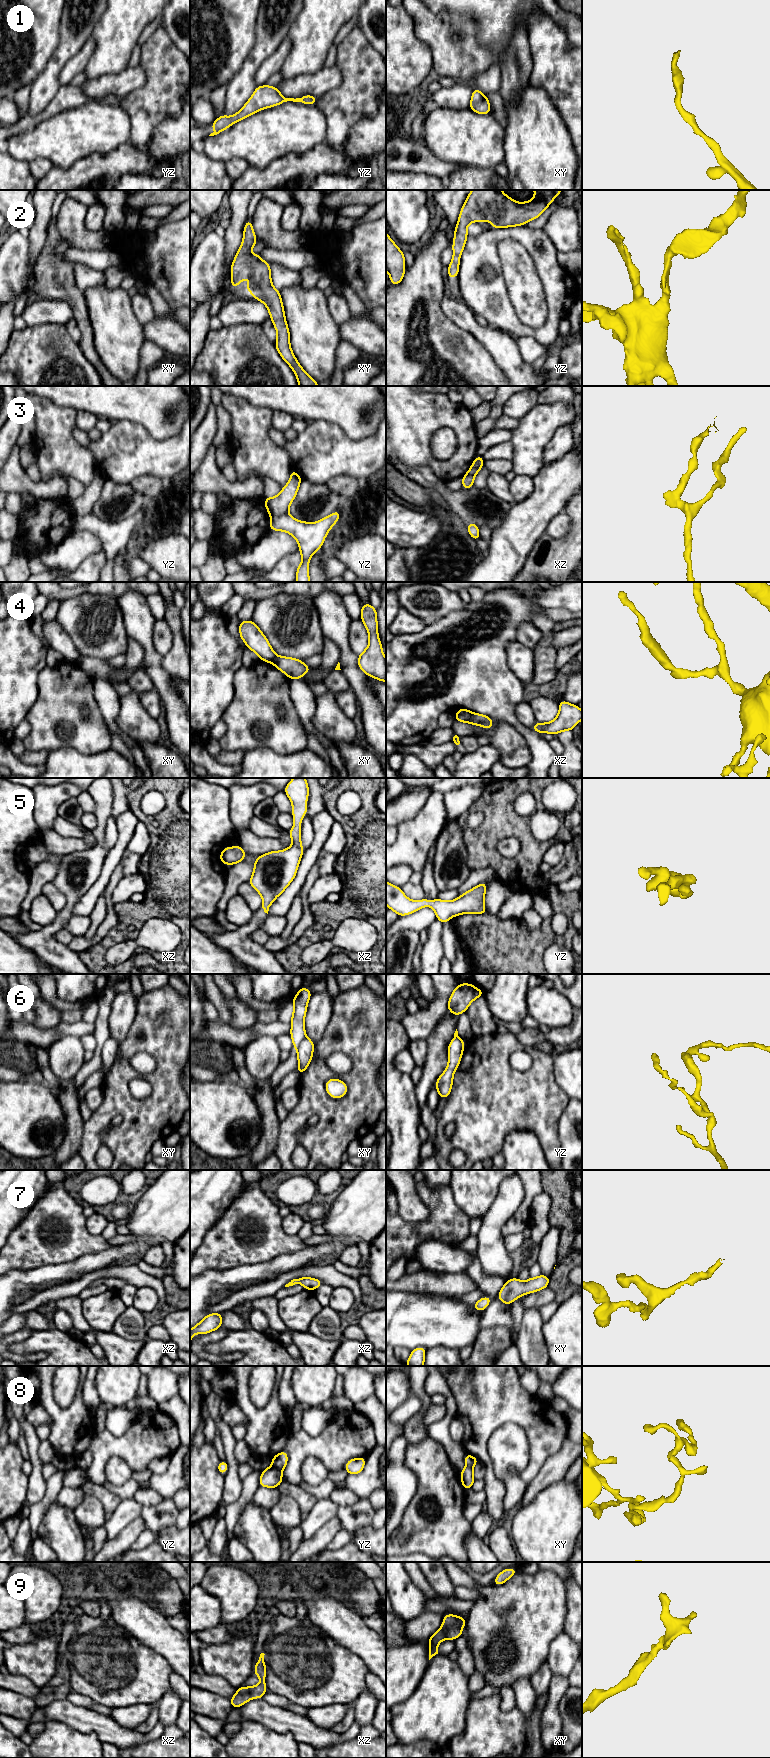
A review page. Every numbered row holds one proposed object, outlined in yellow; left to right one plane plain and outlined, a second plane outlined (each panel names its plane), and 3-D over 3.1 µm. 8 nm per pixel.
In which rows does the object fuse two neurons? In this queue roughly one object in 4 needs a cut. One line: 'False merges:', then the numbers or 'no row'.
False merges: 3, 4, 6, 8

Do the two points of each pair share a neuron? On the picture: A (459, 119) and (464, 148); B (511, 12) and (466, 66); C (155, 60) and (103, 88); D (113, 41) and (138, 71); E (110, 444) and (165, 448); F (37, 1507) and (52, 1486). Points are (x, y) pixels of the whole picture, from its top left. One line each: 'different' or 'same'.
A: same
B: different
C: different
D: different
E: same
F: same

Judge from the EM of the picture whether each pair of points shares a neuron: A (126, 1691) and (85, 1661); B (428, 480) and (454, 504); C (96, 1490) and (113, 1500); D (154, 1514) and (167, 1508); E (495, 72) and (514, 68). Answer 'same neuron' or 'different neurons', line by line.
A: same neuron
B: same neuron
C: same neuron
D: same neuron
E: different neurons

